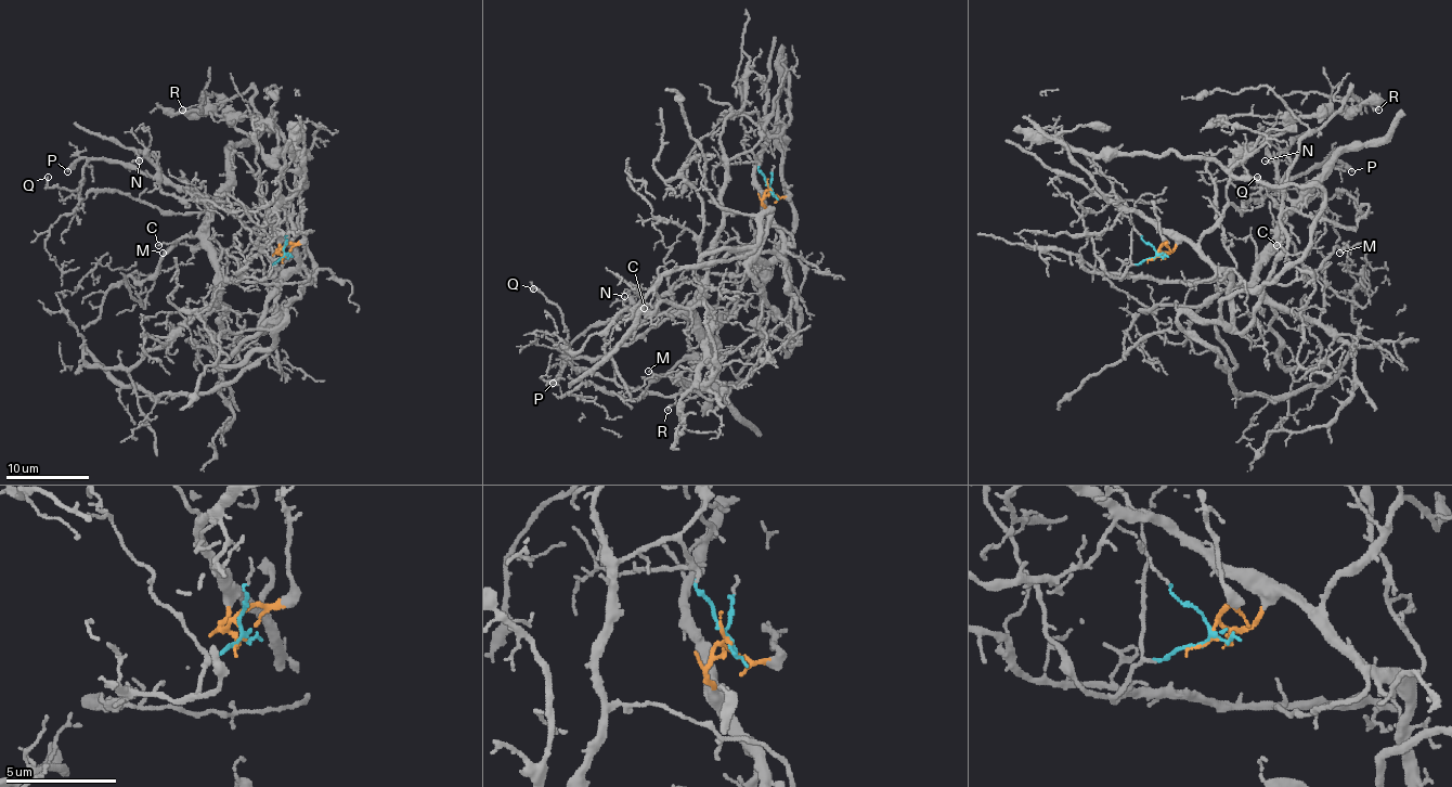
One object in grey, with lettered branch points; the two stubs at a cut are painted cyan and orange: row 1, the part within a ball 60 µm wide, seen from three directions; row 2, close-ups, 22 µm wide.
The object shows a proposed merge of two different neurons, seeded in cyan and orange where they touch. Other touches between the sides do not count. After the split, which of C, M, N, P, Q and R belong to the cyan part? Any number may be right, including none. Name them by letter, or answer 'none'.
C, N, P, Q

